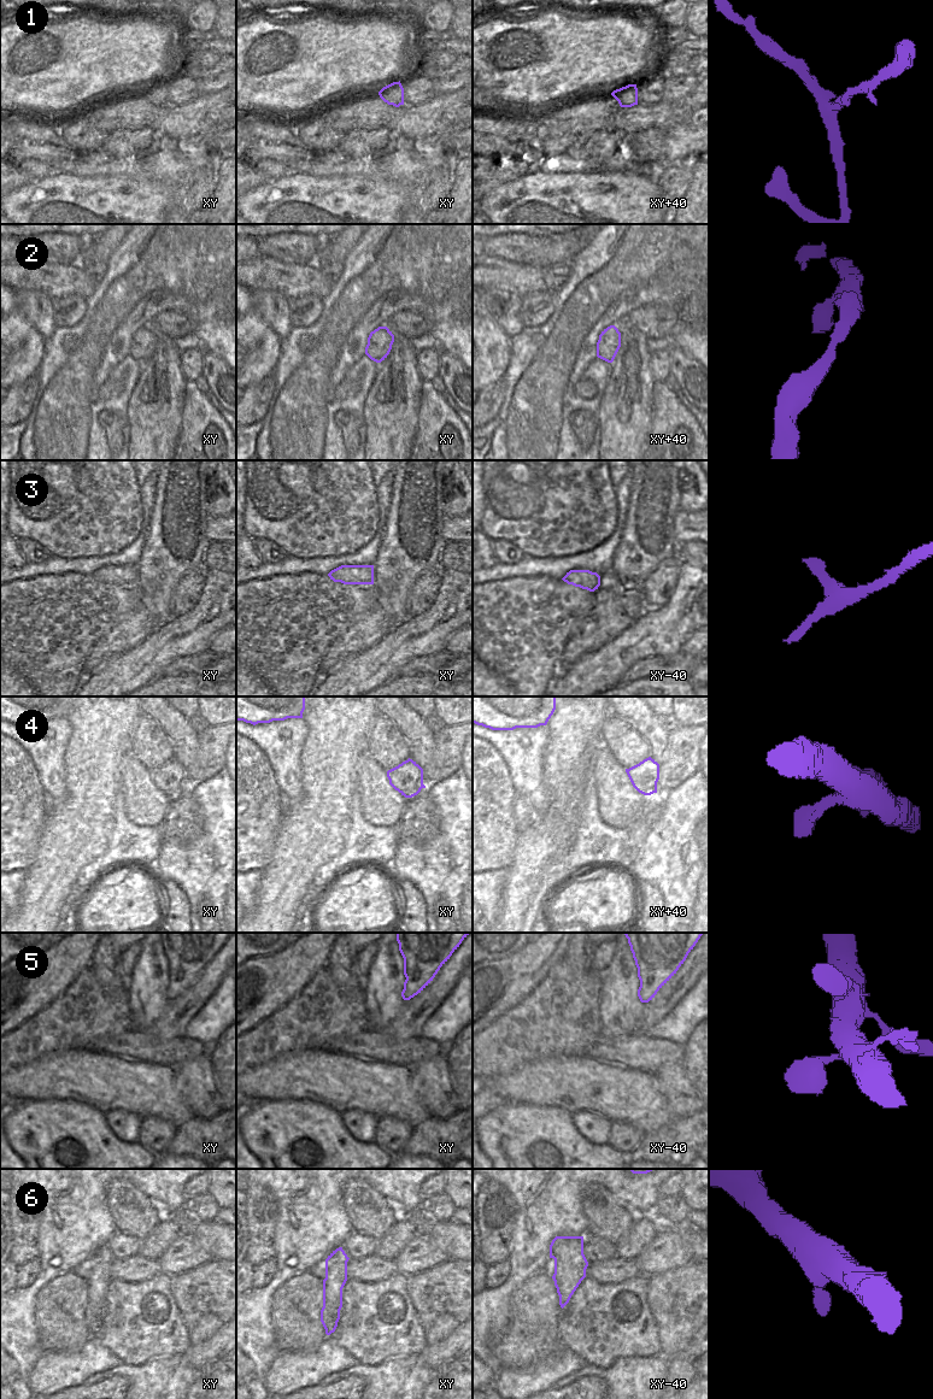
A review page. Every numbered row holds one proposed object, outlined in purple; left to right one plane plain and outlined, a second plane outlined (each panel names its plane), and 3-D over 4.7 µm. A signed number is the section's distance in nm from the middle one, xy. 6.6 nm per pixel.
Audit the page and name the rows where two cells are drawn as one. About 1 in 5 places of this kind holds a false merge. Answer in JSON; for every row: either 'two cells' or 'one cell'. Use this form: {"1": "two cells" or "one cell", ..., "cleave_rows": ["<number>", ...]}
{"1": "one cell", "2": "one cell", "3": "one cell", "4": "one cell", "5": "one cell", "6": "one cell", "cleave_rows": []}

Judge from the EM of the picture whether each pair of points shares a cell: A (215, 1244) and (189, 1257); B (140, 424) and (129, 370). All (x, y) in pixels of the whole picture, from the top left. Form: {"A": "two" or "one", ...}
{"A": "two", "B": "two"}

